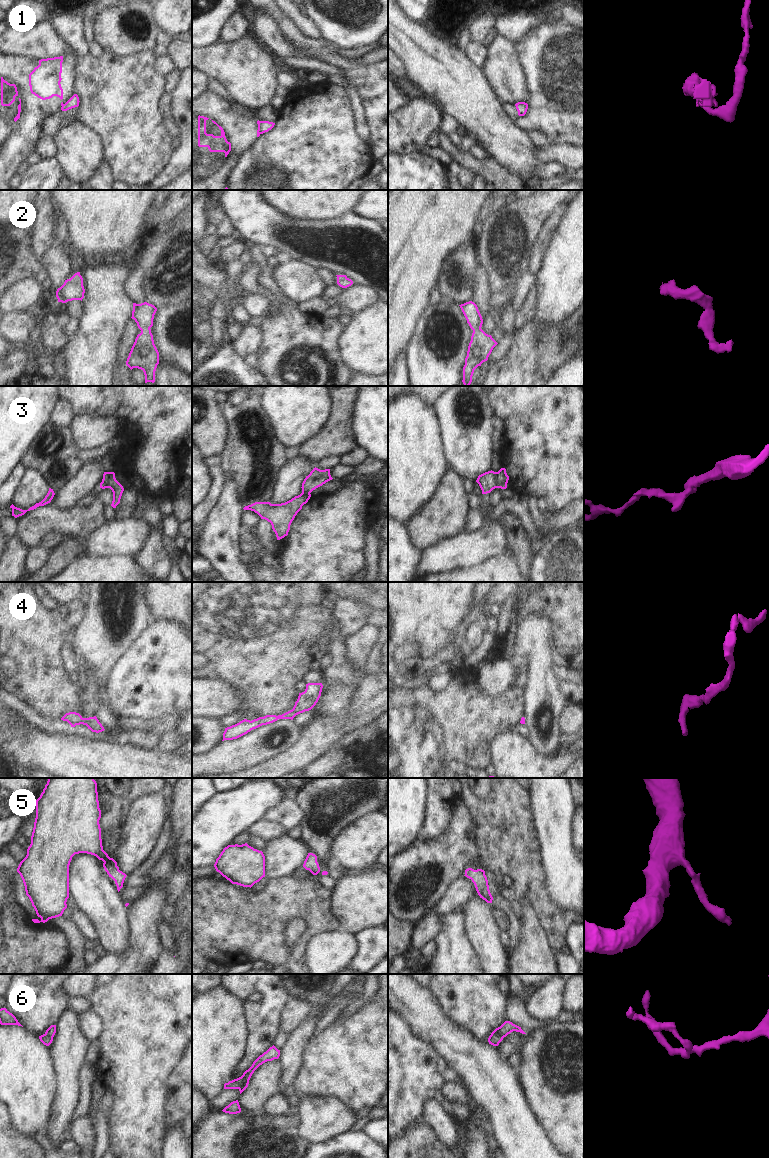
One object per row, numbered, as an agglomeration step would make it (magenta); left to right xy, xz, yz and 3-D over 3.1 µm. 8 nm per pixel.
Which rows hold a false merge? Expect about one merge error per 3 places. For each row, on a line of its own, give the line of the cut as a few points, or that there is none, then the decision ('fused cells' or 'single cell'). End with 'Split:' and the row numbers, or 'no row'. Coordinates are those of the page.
1: xz (260, 121), (258, 125) | fused cells
2: no cut | single cell
3: yz (495, 472), (497, 487) | fused cells
4: no cut | single cell
5: no cut | single cell
6: xz (242, 1076), (243, 1083), (238, 1088) | fused cells
Split: 1, 3, 6

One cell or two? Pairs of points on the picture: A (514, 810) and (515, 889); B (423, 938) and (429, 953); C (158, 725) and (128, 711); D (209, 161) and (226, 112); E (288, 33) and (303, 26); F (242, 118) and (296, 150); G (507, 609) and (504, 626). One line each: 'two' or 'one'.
A: one
B: two
C: two
D: one
E: two
F: two
G: one

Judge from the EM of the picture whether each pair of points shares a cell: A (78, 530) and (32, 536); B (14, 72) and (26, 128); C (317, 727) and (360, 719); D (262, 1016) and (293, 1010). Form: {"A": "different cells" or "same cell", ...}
{"A": "same cell", "B": "same cell", "C": "same cell", "D": "different cells"}

